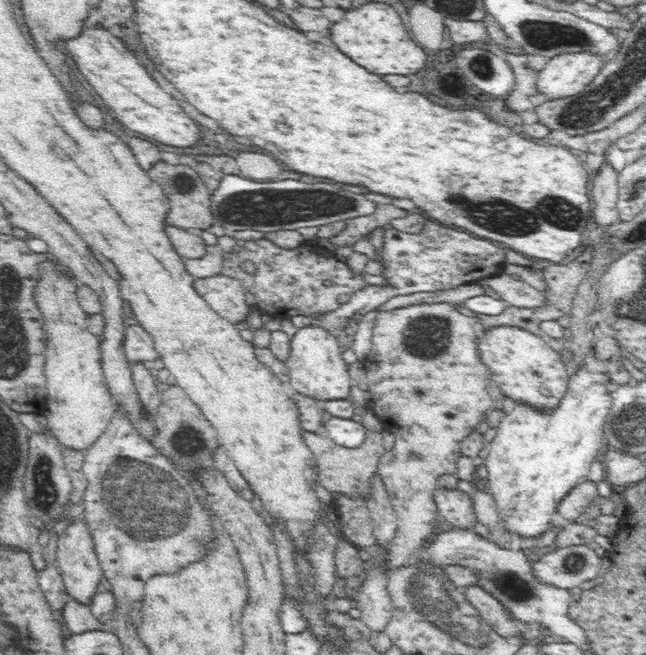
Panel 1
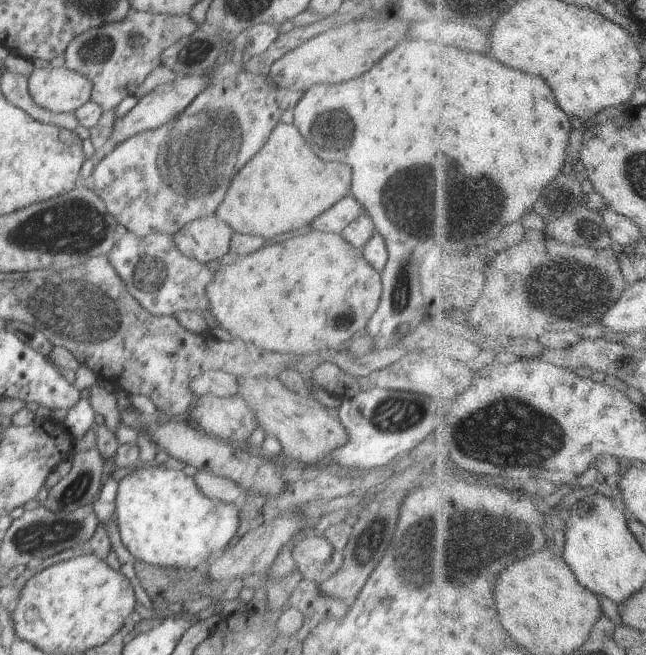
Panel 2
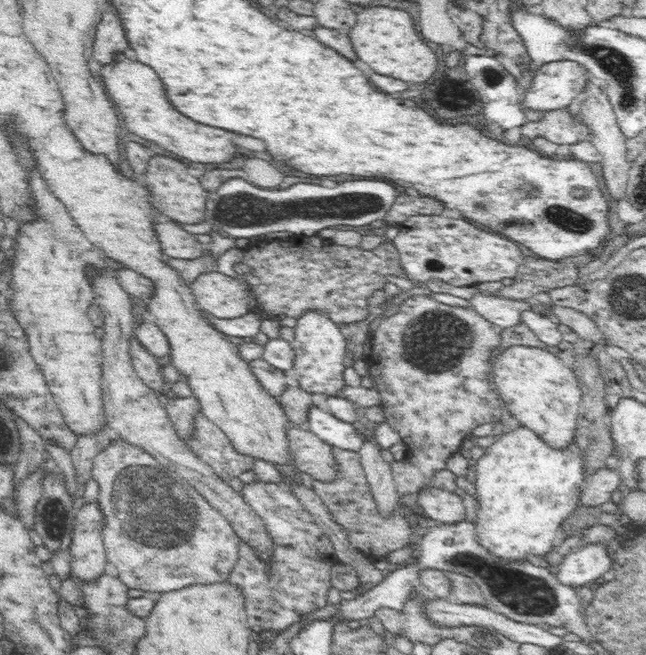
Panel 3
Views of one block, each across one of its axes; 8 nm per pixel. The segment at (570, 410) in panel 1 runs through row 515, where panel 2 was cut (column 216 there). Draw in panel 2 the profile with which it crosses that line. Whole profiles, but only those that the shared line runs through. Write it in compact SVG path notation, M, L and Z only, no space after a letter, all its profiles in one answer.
M141 463L119 480L113 513L121 541L132 557L162 568L192 570L203 567L210 554L228 547L240 526L239 508L218 499L210 499L200 492L194 477L177 469Z

